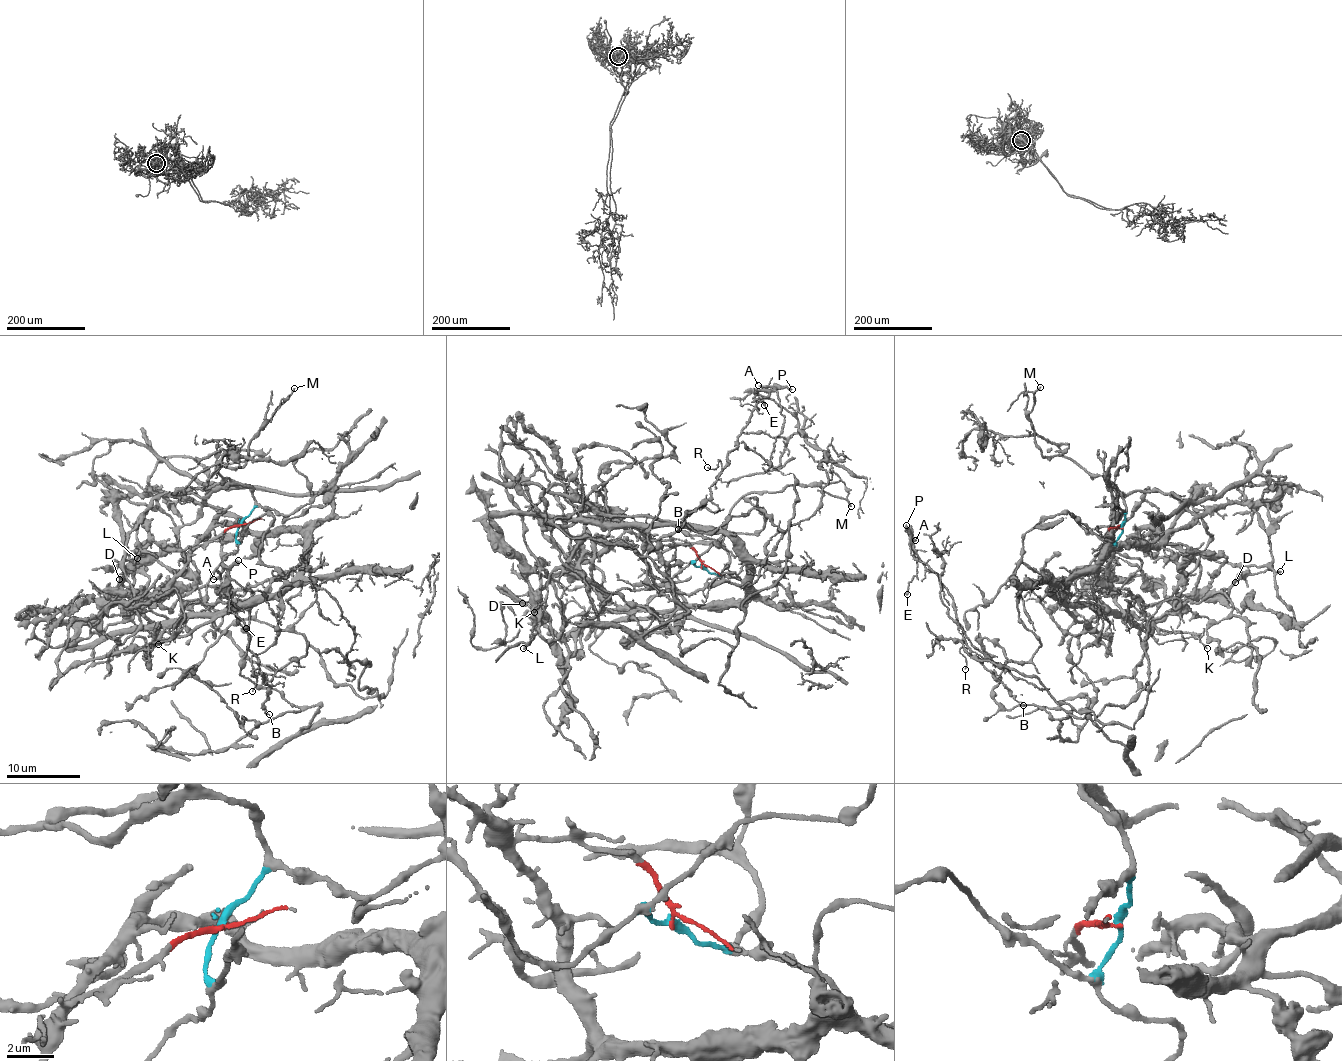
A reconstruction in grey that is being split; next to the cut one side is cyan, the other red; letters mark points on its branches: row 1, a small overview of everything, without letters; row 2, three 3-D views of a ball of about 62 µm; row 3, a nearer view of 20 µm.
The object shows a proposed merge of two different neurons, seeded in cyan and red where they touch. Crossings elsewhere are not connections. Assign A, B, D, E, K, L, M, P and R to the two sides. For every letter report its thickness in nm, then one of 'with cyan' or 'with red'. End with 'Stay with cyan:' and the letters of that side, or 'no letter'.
A: 240 nm | with cyan
B: 120 nm | with cyan
D: 140 nm | with red
E: 200 nm | with cyan
K: 150 nm | with red
L: 180 nm | with red
M: 170 nm | with cyan
P: 300 nm | with cyan
R: 80 nm | with cyan
Stay with cyan: A, B, E, M, P, R

